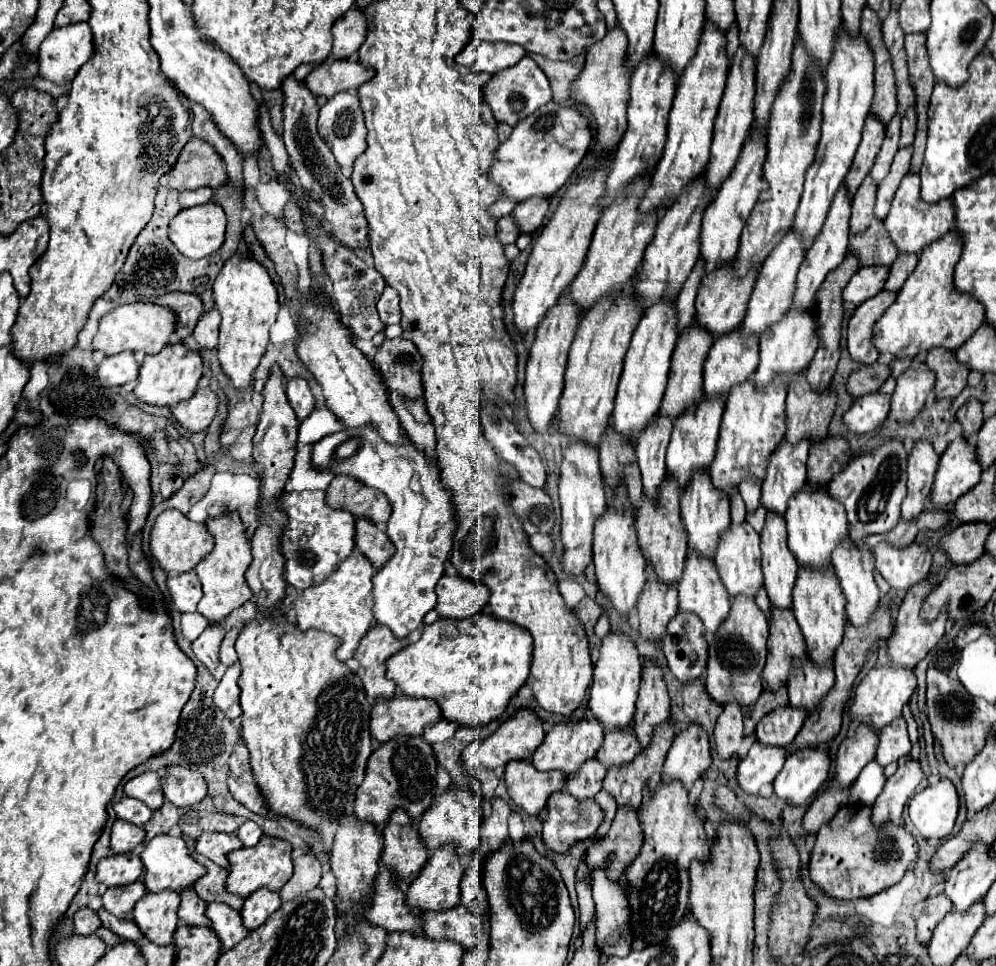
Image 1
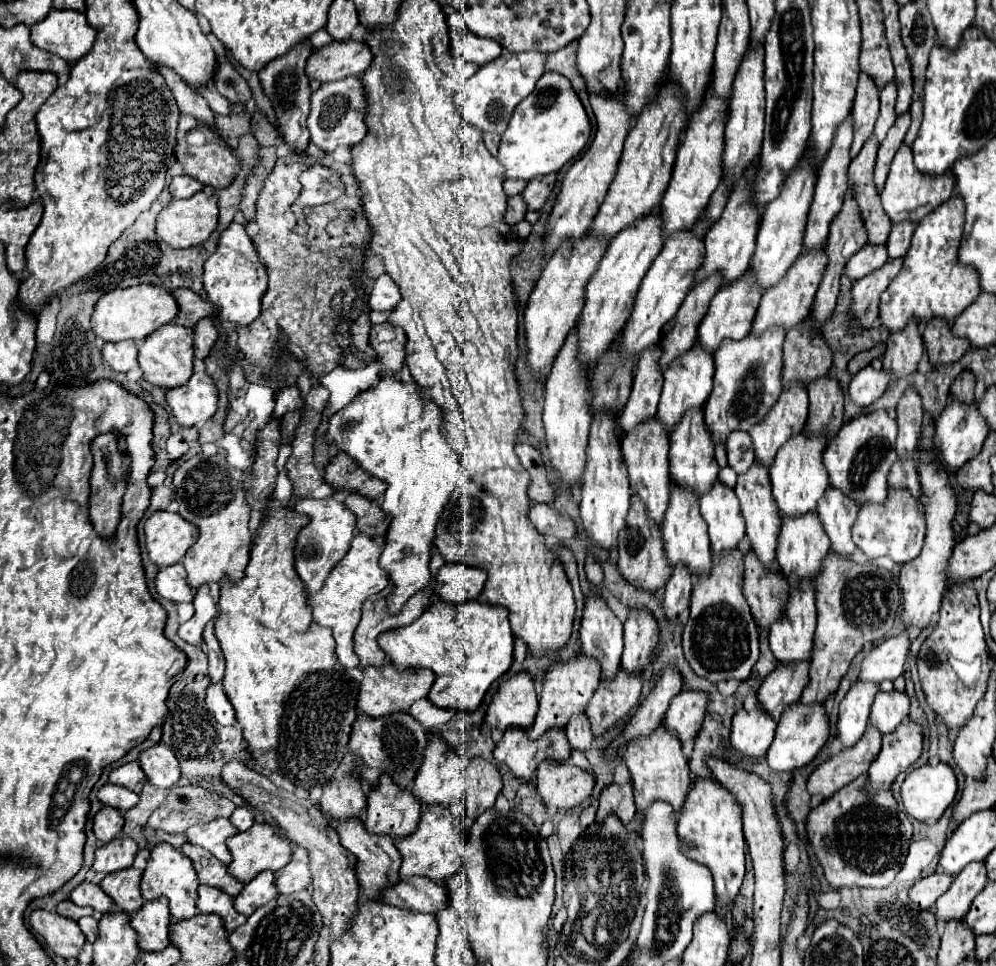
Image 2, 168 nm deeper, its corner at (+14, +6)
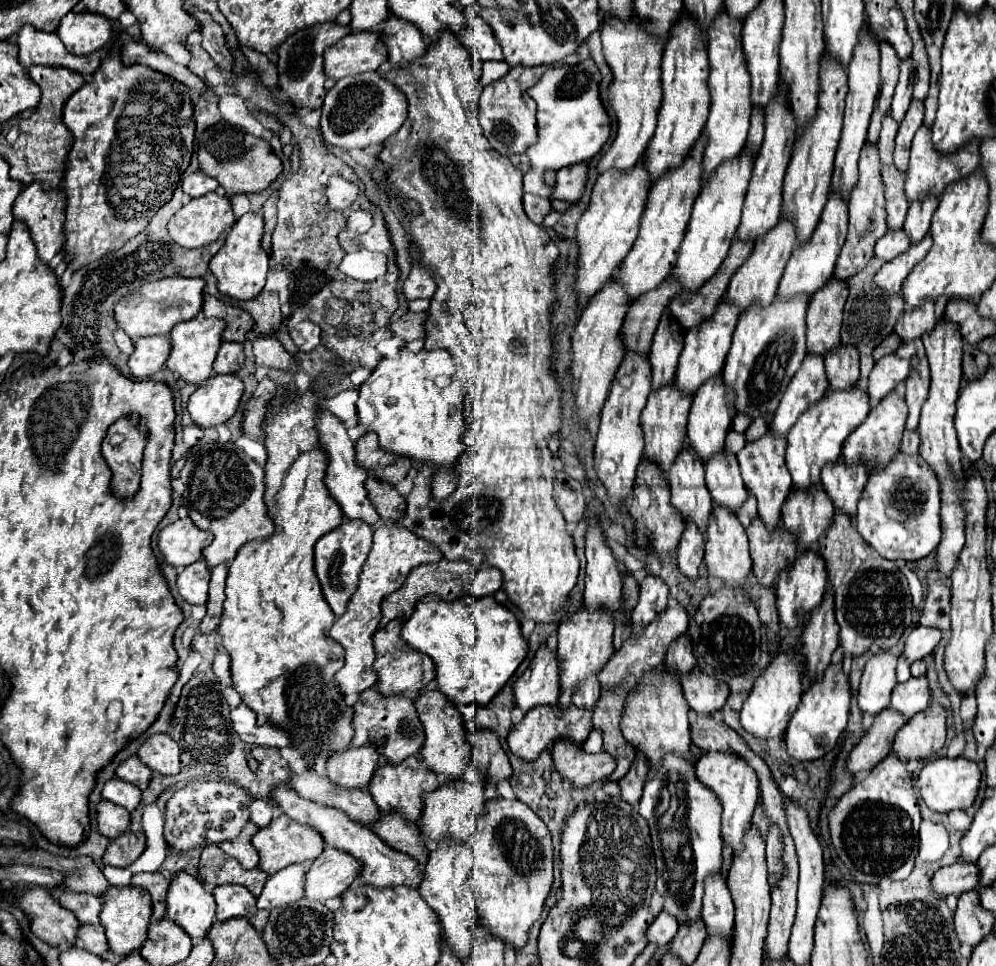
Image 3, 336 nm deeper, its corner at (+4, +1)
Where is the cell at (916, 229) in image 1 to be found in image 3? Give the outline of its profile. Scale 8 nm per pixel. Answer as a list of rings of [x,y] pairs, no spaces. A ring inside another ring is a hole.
[[[920,126],[912,140],[912,152],[910,152],[910,166],[906,176],[906,196],[910,202],[922,200],[926,196],[940,198],[944,188],[956,180],[966,178],[970,172],[974,172],[980,166],[980,142],[972,142],[972,146],[964,146],[960,154],[952,154],[952,158],[940,158],[936,150],[932,150],[932,132],[928,126]]]

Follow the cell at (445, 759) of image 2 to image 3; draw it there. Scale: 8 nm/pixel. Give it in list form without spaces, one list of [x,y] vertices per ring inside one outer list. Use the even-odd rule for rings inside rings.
[[[422,690],[418,698],[414,700],[418,718],[424,726],[426,740],[422,746],[422,756],[430,770],[436,774],[442,774],[444,780],[456,780],[464,776],[464,768],[470,762],[470,744],[466,740],[466,728],[462,722],[462,714],[458,712],[456,704],[450,702],[444,694],[438,690]]]

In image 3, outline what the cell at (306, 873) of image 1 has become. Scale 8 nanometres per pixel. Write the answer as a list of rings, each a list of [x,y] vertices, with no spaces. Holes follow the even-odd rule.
[[[326,848],[310,866],[308,870],[308,878],[306,878],[306,898],[310,900],[318,900],[324,902],[328,898],[336,898],[340,896],[344,890],[348,890],[348,886],[360,876],[360,860],[352,858],[348,854],[344,854],[344,850],[332,850]]]

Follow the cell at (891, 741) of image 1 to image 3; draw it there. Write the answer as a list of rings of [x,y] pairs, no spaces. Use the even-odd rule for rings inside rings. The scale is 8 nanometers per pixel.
[[[926,676],[910,678],[908,682],[896,684],[890,706],[902,712],[906,718],[912,718],[916,712],[922,712],[930,704],[930,696],[932,692]]]

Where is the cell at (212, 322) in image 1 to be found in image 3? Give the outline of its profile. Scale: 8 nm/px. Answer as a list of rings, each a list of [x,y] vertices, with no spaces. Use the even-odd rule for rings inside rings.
[[[222,342],[218,356],[214,360],[216,374],[236,374],[244,364],[244,346],[238,342]]]

